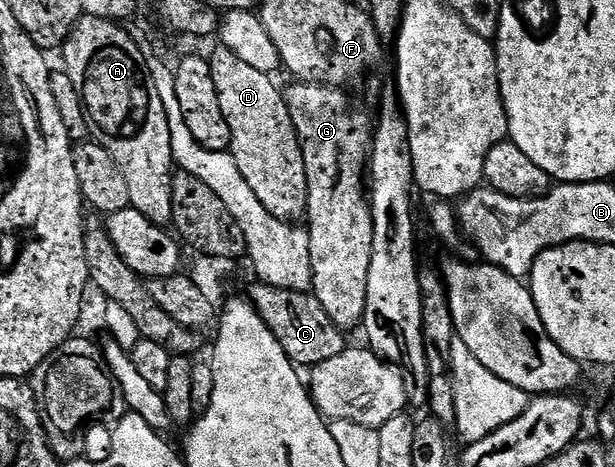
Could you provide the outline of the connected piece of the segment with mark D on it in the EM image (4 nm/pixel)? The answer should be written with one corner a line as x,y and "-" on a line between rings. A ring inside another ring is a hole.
222,45
217,46
217,51
210,55
212,64
212,78
210,86
216,90
214,101
222,109
222,117
226,117
226,125
230,125
232,145
230,154
238,165
238,173
246,177
246,185
254,189
254,197
266,205
266,209
274,217
284,223
295,224
303,220
308,214
308,182
306,181
306,165
304,154
300,148
300,138
292,124
288,112
288,101
283,90
276,88
276,79
266,73
258,73
246,61
241,61
235,53
230,53

